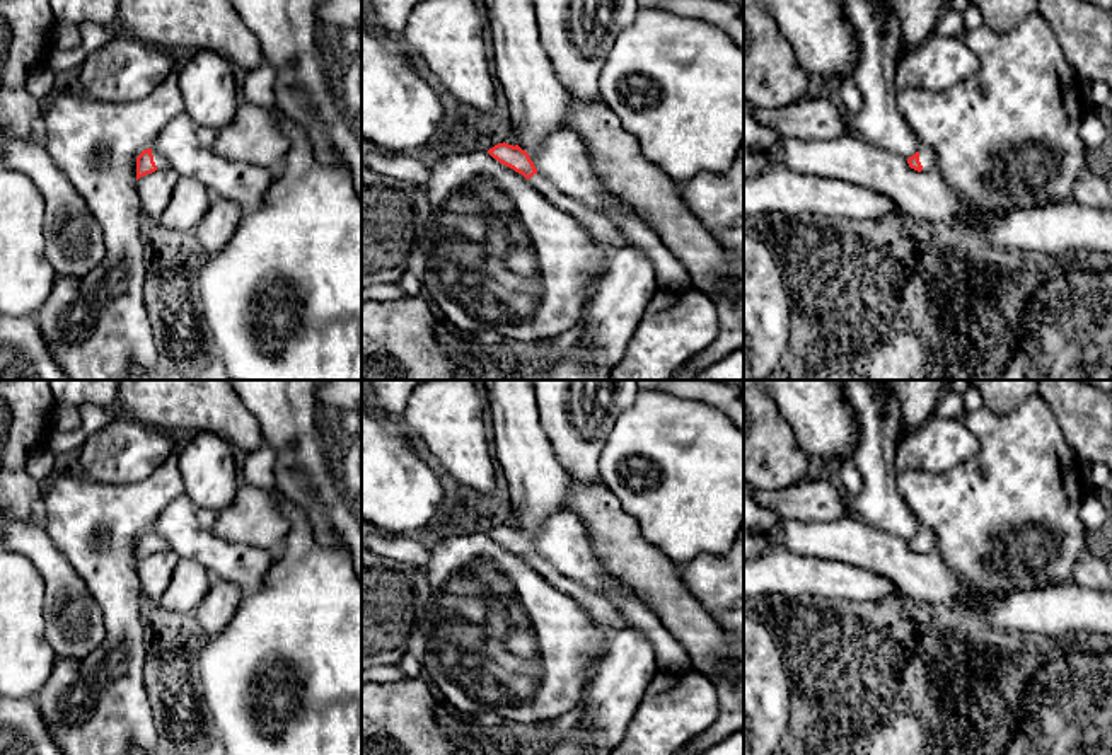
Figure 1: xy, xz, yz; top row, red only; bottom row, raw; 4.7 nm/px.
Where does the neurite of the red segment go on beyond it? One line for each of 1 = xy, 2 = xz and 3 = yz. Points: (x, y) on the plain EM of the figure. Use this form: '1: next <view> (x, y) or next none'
1: next xy (161, 544)
2: next xz (601, 610)
3: next yz (926, 539)

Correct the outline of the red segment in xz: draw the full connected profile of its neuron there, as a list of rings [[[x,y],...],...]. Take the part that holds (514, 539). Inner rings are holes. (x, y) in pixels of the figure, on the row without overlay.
[[[498,525],[488,532],[488,535],[500,545],[522,556],[537,573],[541,573],[554,588],[576,600],[590,619],[609,629],[611,632],[621,631],[629,622],[621,615],[621,610],[604,598],[600,593],[565,578],[556,568],[553,568],[534,547],[529,535],[518,527]]]

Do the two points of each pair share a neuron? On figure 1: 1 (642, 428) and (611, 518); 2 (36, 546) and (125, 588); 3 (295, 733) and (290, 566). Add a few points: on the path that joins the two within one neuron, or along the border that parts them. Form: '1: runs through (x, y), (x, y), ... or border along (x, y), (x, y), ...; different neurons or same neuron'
1: border along (602, 481), (642, 532); different neurons
2: border along (43, 525), (55, 547), (89, 592); different neurons
3: runs through (307, 692), (307, 607); same neuron

